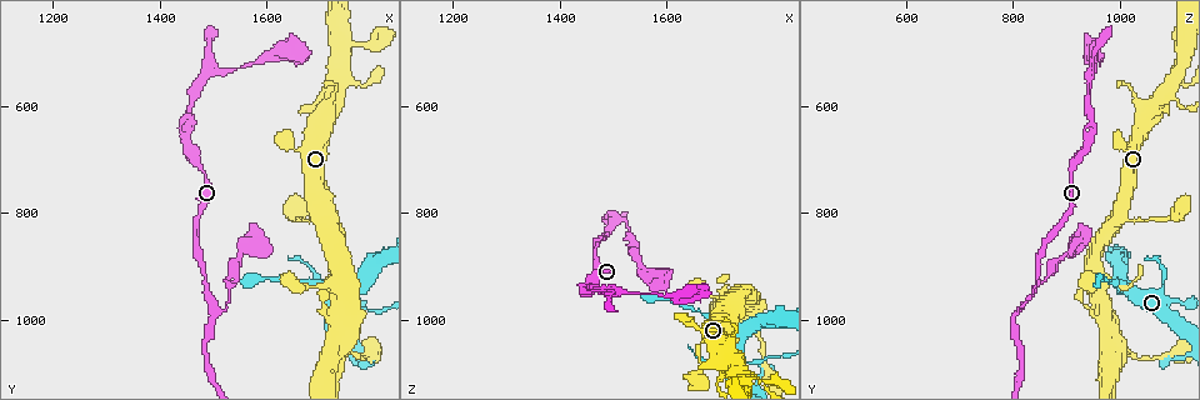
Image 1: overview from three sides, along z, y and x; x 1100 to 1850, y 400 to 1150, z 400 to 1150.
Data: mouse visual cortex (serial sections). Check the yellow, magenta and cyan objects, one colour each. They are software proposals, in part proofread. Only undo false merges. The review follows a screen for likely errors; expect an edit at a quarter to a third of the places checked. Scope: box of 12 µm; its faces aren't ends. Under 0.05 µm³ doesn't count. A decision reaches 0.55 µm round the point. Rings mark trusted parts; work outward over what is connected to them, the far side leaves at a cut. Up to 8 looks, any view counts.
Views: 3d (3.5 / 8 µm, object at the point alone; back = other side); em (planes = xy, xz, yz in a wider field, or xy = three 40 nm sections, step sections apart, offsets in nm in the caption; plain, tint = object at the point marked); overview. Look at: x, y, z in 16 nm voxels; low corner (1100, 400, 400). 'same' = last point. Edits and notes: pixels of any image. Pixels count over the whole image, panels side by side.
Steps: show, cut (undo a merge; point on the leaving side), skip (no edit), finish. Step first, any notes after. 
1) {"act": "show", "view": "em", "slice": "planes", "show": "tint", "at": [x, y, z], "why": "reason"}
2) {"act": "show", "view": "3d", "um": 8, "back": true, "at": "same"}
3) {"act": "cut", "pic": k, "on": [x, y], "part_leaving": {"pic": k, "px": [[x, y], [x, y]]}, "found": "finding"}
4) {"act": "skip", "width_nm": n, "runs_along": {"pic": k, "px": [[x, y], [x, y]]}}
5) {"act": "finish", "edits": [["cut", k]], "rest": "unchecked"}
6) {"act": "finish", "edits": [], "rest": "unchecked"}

{"act": "show", "view": "3d", "um": 3.5, "at": [1710, 925, 1015], "why": "sharp bend"}

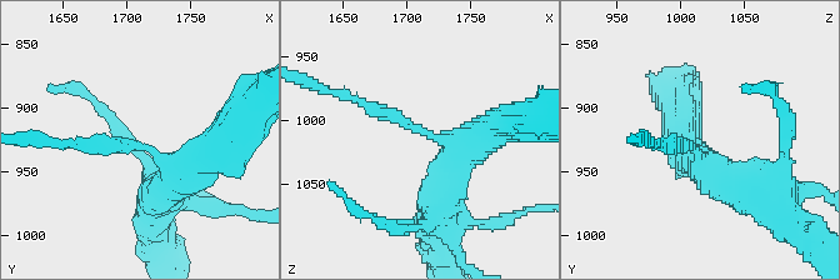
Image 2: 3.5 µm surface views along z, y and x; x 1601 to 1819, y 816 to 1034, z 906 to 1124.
{"act": "skip", "arm_widths_nm": [200, 450], "found": "one cell here"}

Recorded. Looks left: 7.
{"act": "show", "view": "3d", "um": 3.5, "at": [1495, 535, 955]}

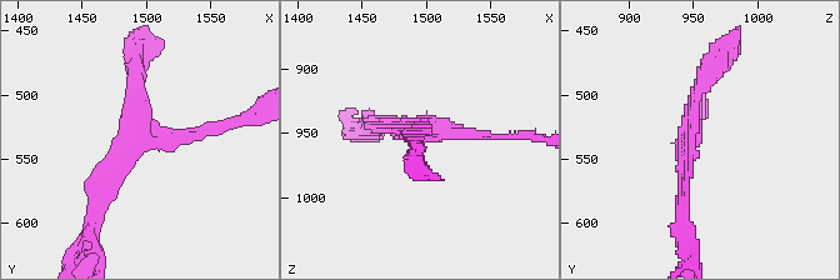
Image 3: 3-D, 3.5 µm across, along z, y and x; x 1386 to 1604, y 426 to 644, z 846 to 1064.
{"act": "show", "view": "em", "slice": "planes", "show": "tint", "at": [1494, 532, 946]}

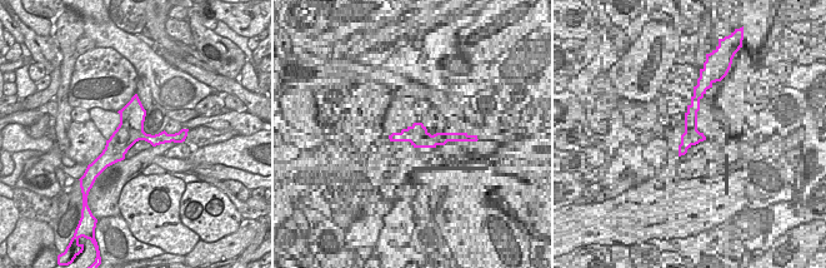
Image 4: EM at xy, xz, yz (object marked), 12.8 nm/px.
{"act": "skip", "runs_along": {"pic": 3, "px": [[93, 203], [139, 138], [224, 130]]}, "found": "one cell here"}

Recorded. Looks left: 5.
{"act": "show", "view": "3d", "um": 3.5, "at": [1730, 555, 1095], "why": "thin arm on a thick one"}

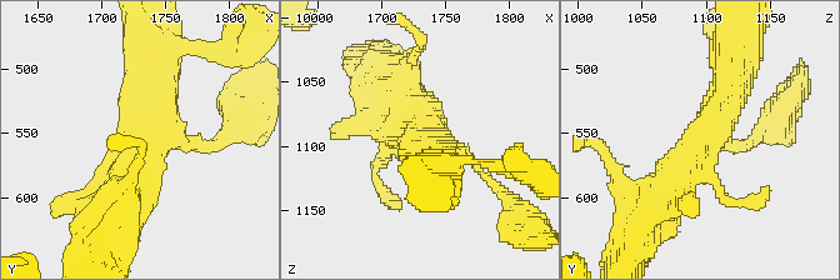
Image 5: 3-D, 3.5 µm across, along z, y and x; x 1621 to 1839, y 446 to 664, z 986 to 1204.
{"act": "show", "view": "em", "slice": "xy", "step": 1, "show": "plain", "at": [1732, 550, 1100], "arms": 4, "arm_widths_nm": [100, 250, 450, 500]}

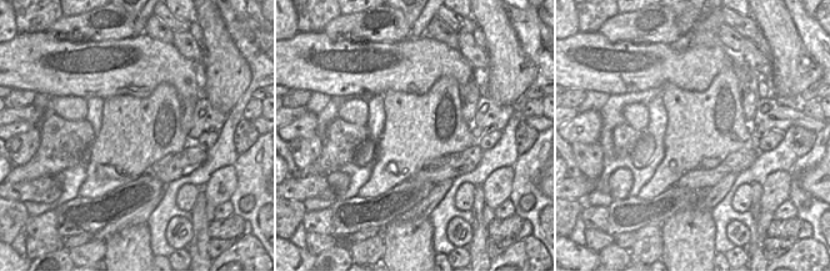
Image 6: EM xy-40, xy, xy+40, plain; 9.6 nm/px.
{"act": "show", "view": "em", "slice": "xy", "step": 1, "show": "tint", "at": "same"}

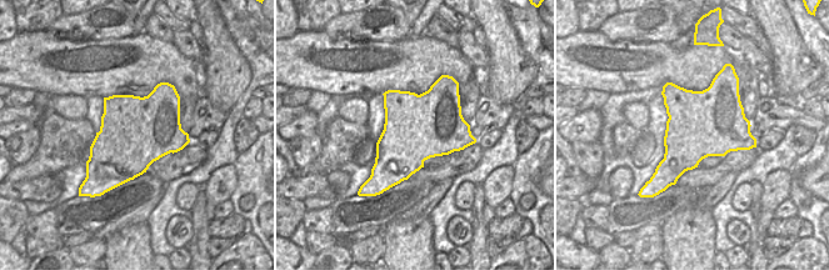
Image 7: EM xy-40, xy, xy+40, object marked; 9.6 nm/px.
{"act": "skip", "runs_along": {"pic": 5, "px": [[656, 200], [733, 93], [733, 58]]}, "found": "one cell here"}

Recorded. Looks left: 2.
{"act": "finish", "edits": [], "rest": "unchecked"}

